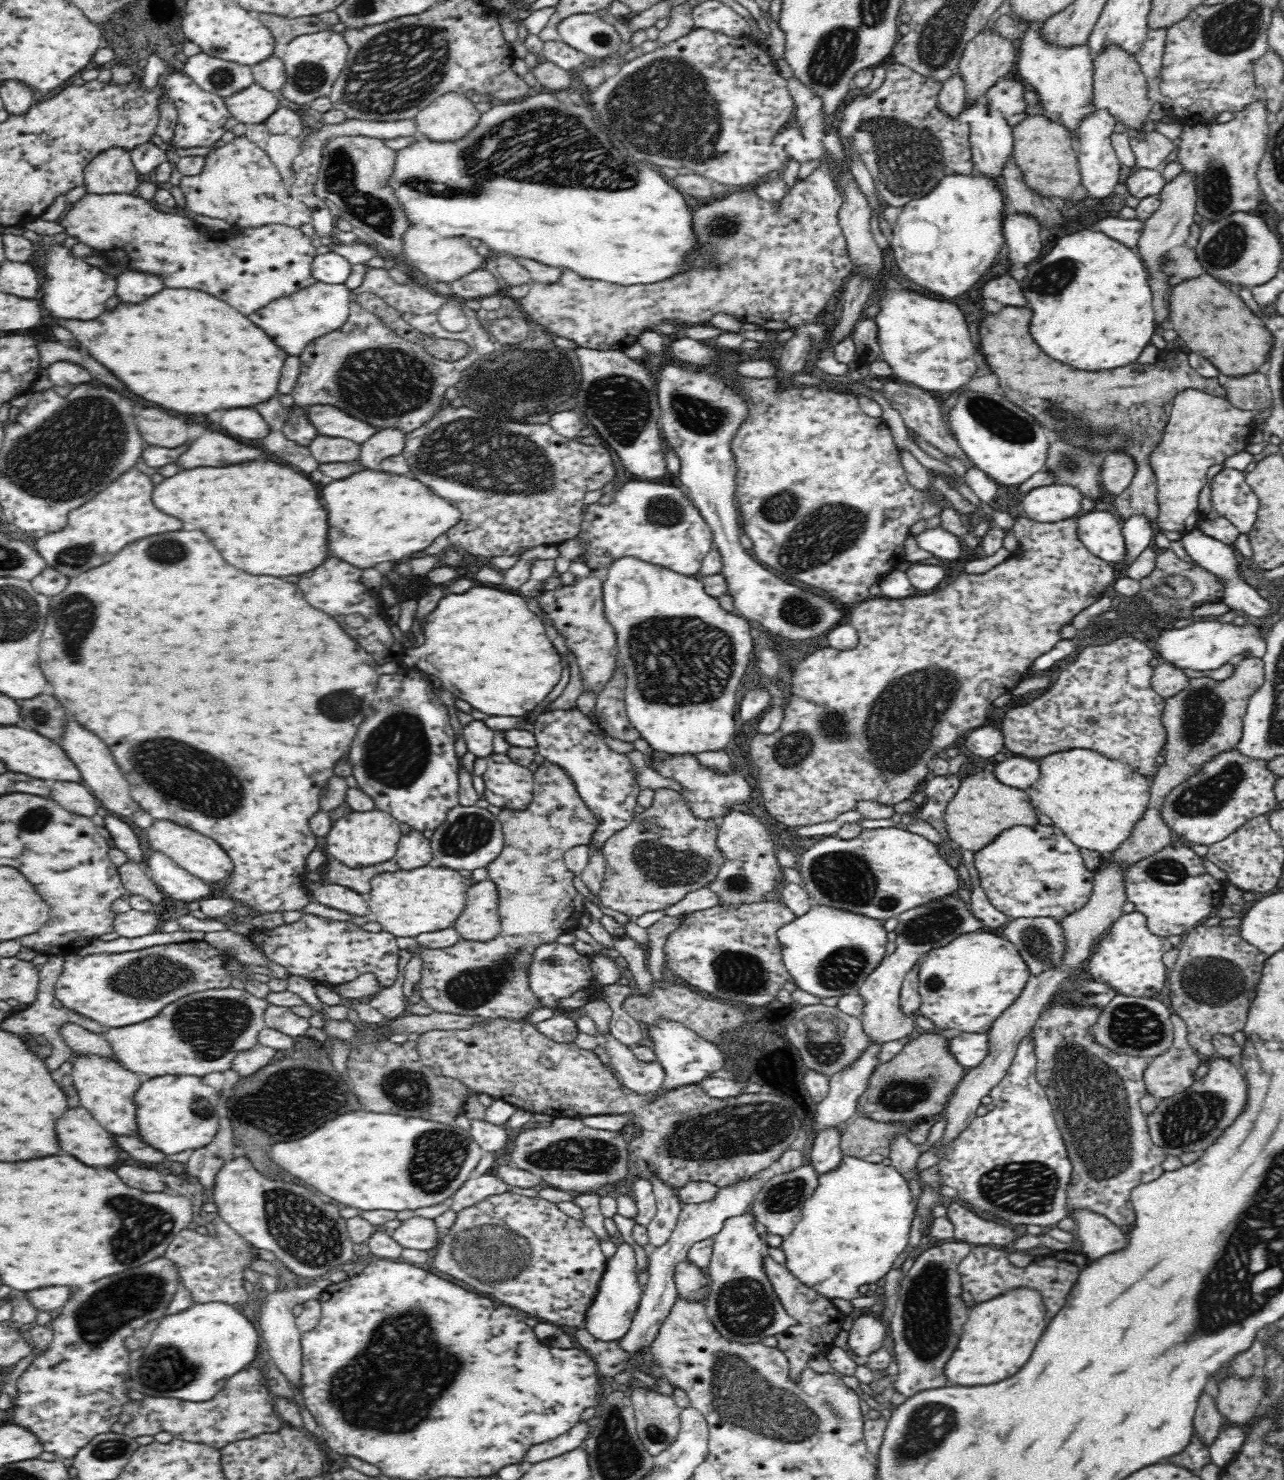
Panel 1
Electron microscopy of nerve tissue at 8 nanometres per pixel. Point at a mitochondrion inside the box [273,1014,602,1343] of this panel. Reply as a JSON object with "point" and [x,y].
{"point":[490,1251]}

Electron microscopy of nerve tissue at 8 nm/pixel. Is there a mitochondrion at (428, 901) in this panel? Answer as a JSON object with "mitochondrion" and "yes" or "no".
{"mitochondrion":"no"}

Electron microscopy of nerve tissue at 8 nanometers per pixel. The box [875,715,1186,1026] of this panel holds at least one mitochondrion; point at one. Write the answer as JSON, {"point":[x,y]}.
{"point":[930,926]}

